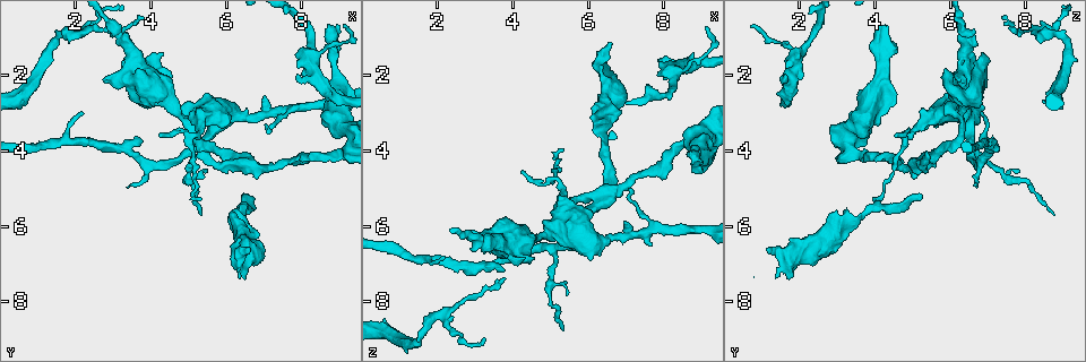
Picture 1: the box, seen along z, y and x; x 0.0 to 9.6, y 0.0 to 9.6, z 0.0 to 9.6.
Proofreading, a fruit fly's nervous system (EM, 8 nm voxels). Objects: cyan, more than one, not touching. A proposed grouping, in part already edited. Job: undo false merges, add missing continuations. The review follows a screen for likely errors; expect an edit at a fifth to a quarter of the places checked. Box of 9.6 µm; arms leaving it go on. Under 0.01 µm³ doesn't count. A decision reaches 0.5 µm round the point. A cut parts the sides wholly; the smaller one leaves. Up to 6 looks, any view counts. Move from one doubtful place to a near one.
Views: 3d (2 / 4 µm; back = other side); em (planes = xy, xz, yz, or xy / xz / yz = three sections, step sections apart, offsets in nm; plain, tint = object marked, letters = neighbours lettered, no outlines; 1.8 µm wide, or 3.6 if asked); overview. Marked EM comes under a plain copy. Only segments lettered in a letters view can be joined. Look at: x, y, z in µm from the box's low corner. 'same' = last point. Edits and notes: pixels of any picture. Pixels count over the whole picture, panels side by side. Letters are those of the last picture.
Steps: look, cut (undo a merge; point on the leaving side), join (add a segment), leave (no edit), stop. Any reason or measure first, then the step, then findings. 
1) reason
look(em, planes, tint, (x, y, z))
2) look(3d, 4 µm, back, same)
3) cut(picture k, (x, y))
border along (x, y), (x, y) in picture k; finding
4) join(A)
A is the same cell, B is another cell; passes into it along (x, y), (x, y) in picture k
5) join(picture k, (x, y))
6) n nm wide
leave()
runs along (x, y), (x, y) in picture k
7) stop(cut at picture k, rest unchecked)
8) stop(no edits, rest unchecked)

sudden change in width
look(3d, 2 µm, (8.25, 1.45, 1.95))

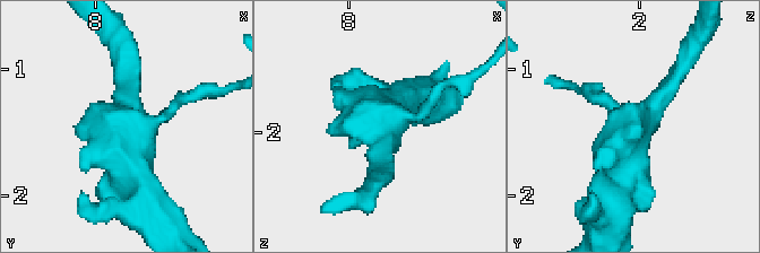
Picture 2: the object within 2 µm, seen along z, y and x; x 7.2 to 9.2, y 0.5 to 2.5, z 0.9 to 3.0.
shape alone is not enough
look(em, xy, step 4, letters, (8.24, 1.48, 1.96))

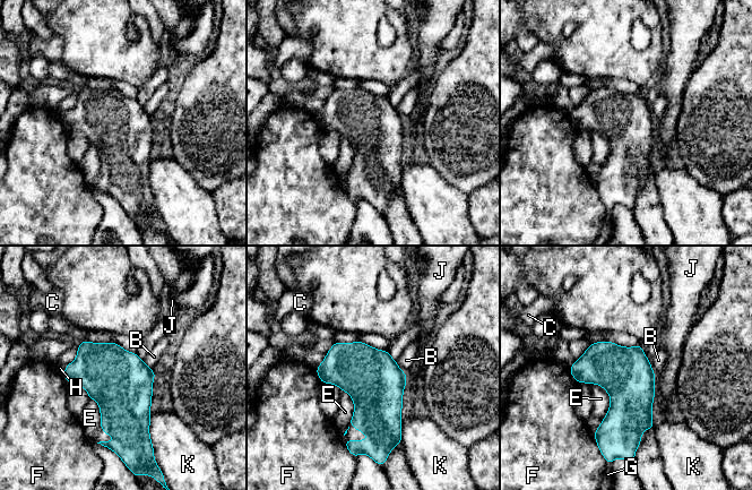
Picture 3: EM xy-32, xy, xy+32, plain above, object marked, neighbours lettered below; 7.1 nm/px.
380 nm wide
leave()
B, C, E, F, G, H, J and K are other cells; border along (342, 389), (353, 402), (343, 435) in picture 3; continuous, no second neuron

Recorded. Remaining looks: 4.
branch stops here
look(3d, 2 µm, (9.05, 1.25, 4.50))

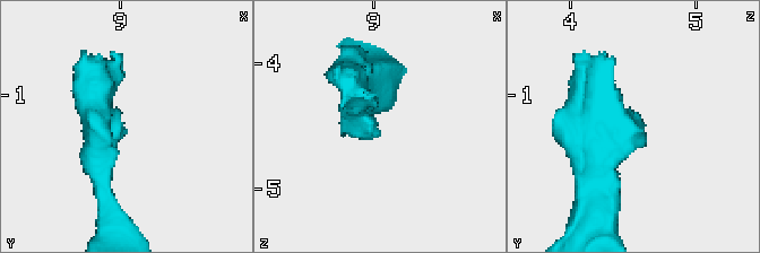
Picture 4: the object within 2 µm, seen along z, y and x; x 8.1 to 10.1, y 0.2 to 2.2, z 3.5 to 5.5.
need the tissue
look(em, planes, tint, (9.06, 1.28, 4.54))

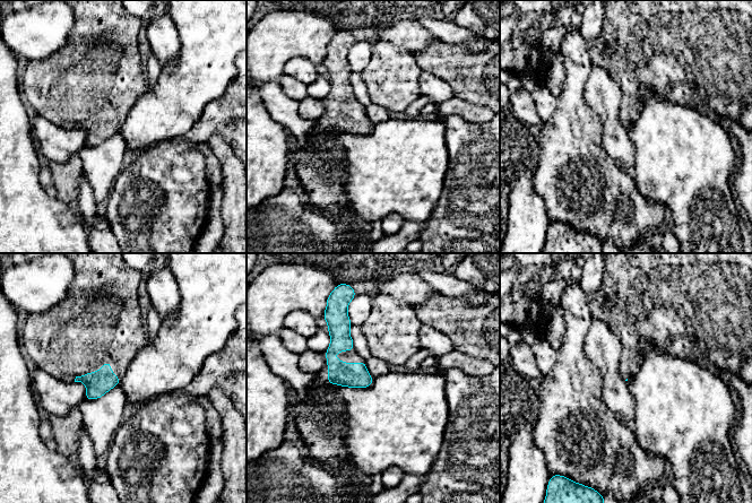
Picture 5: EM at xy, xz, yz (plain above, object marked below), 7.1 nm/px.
what lies round it
look(em, planes, letters, same)

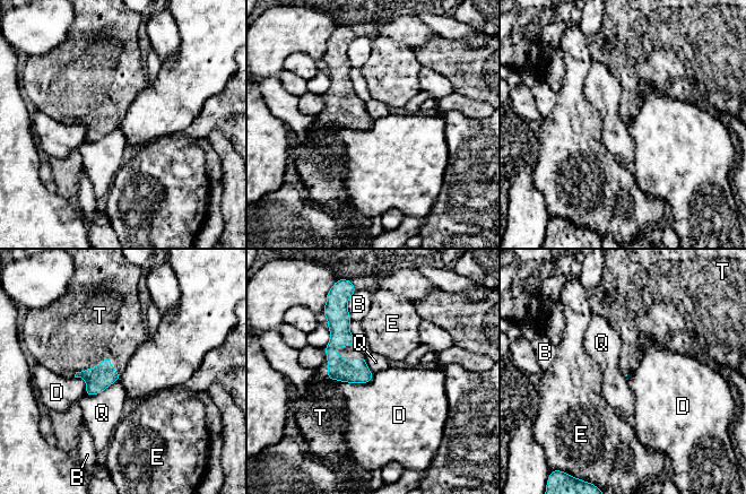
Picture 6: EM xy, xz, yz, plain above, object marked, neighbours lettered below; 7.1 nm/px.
join(T)
T is the same cell, B, D, E and Q are other cells; the neuron continues

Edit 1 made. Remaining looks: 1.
stop(join at picture 6, rest unchecked)

